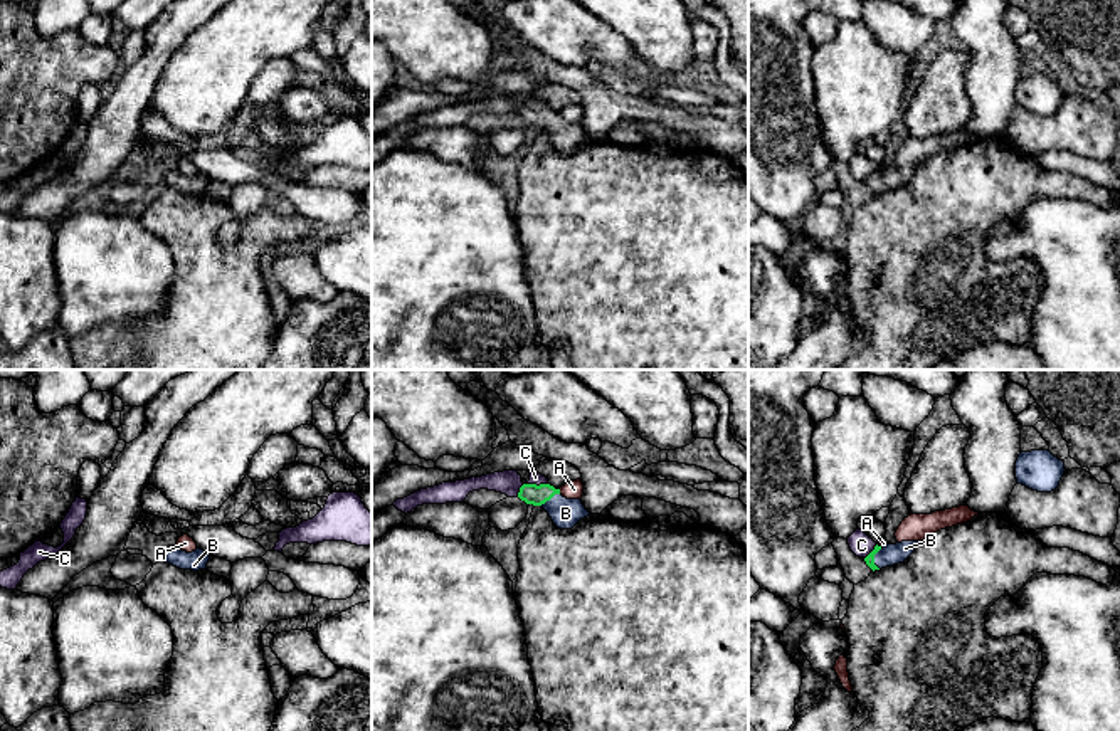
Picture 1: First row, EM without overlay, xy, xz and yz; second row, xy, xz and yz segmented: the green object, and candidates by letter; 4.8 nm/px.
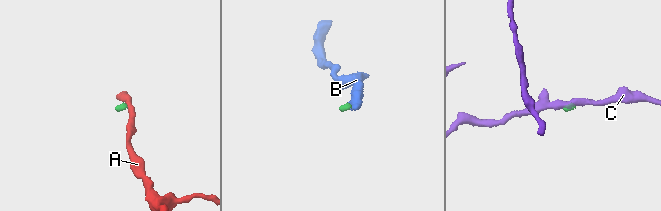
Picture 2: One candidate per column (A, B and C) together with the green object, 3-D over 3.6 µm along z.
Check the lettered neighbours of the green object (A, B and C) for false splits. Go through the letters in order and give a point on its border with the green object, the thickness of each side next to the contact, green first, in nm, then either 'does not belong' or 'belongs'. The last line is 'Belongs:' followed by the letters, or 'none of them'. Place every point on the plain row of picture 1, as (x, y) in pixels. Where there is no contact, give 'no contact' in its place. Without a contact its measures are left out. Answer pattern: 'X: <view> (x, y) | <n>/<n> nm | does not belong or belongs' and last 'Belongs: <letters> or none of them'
A: xz (559, 115) | 100/90 nm | does not belong
B: yz (873, 182) | 50/100 nm | belongs
C: xz (540, 108) | 100/60 nm | does not belong
Belongs: B

